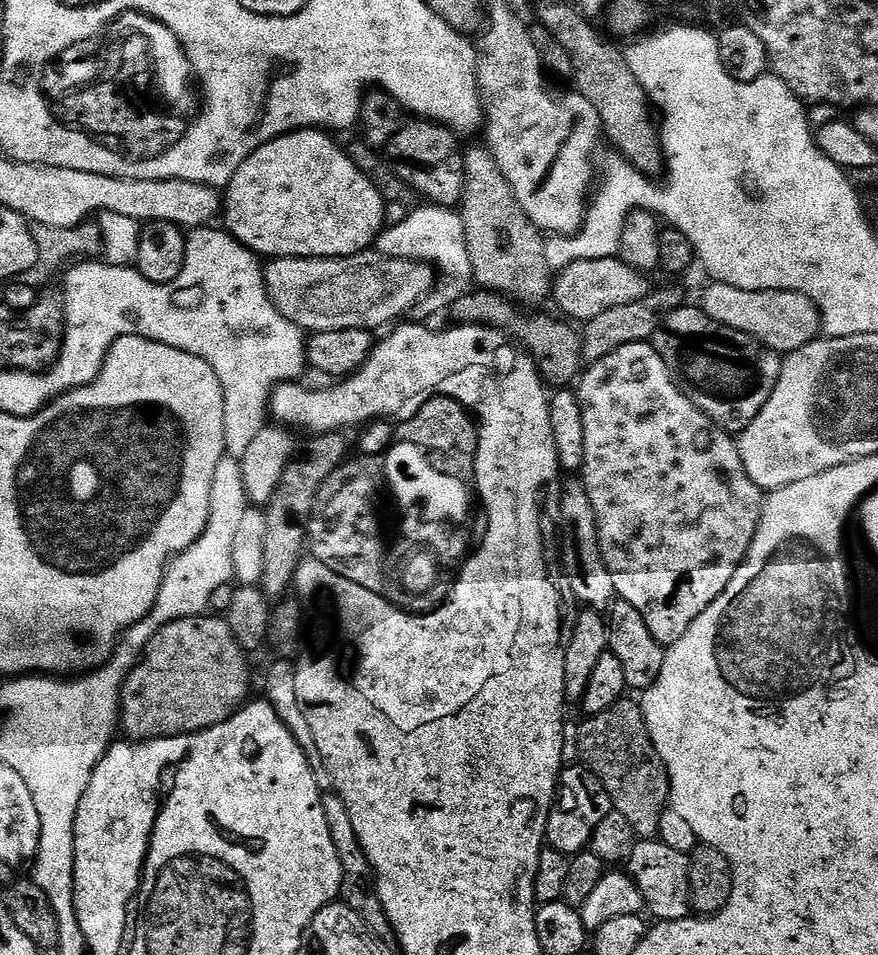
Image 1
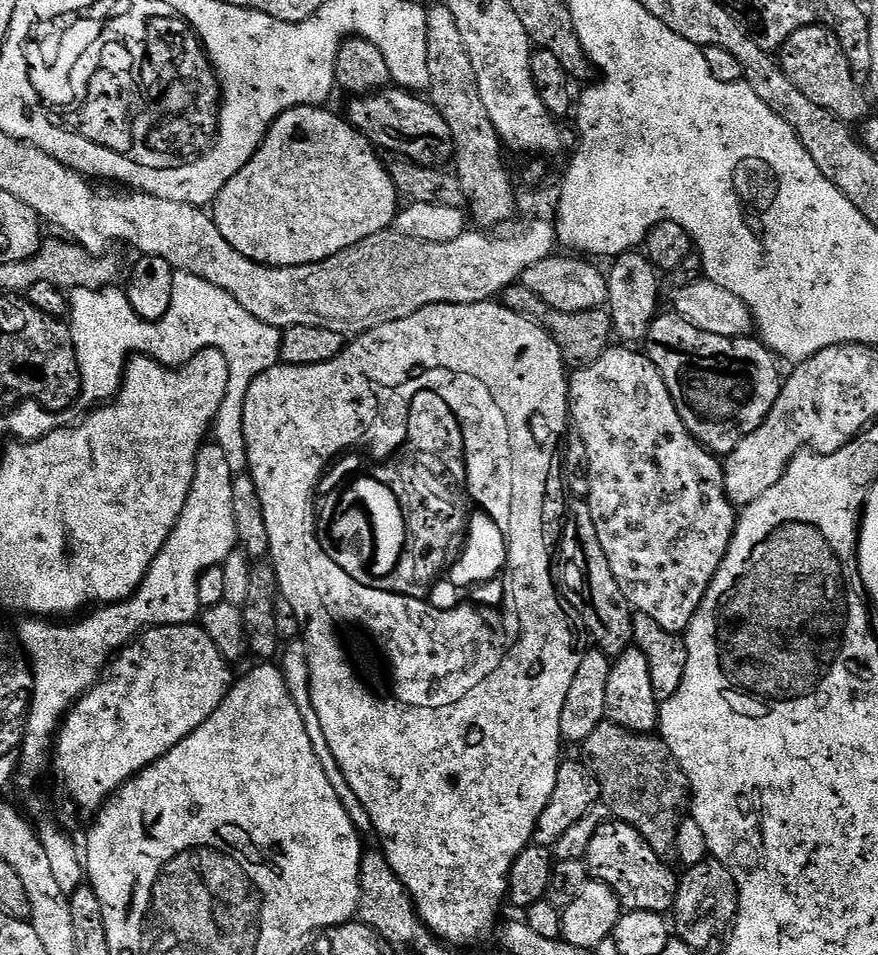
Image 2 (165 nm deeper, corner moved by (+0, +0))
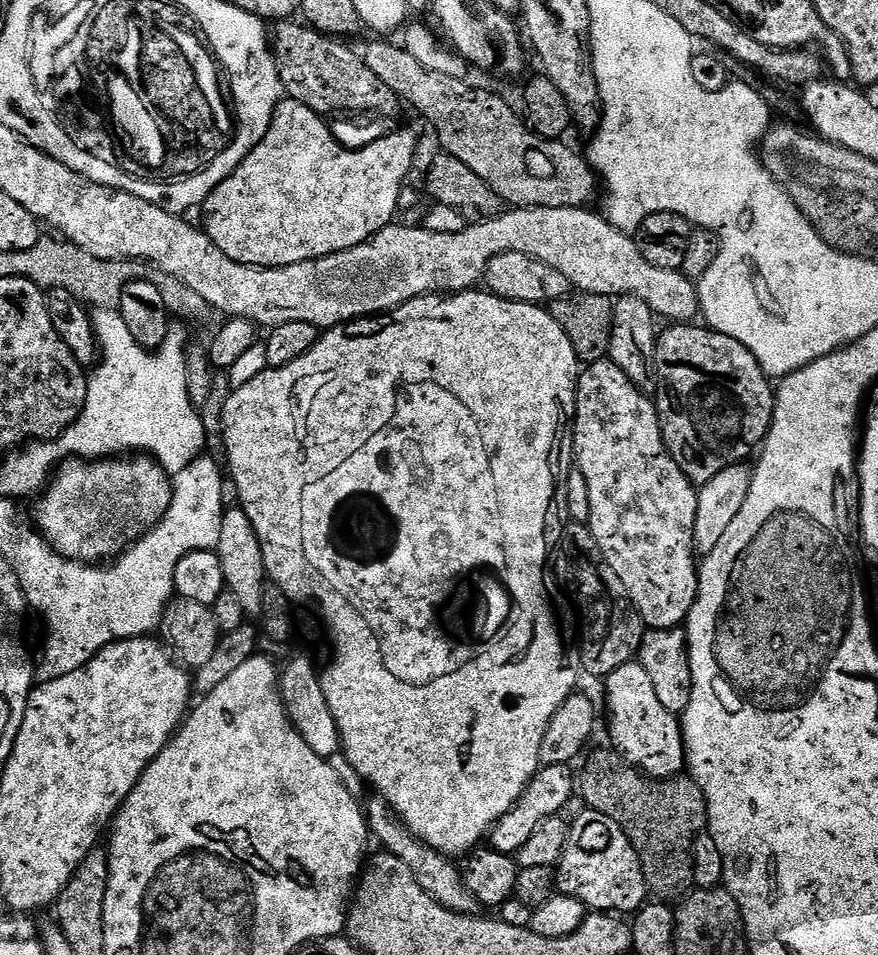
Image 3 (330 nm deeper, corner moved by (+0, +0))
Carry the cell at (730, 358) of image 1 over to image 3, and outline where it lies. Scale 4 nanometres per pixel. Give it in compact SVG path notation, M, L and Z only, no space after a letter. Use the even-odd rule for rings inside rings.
M676 322L659 333L654 363L654 403L660 416L664 445L672 461L693 485L702 486L730 465L747 461L755 444L756 447L763 445L772 424L776 398L773 385L768 385L771 384L769 377L742 342L734 342L734 338L726 338L726 334L715 332L713 328L696 326L692 322Z

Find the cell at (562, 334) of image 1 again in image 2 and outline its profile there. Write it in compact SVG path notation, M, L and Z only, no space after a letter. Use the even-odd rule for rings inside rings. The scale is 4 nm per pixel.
M522 282L505 288L501 292L500 300L504 307L539 323L541 328L551 334L555 344L560 348L567 369L575 370L593 365L611 345L610 338L612 339L614 333L612 319L607 309L578 312L556 310L538 298L532 290L526 289Z

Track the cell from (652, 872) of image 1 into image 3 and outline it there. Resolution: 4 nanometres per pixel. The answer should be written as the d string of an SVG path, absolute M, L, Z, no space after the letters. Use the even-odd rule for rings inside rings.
M584 810L580 817L577 815L573 819L572 830L568 834L568 845L564 847L564 853L560 856L554 880L561 893L573 896L575 900L584 904L585 909L596 914L635 914L644 907L650 896L640 855L634 850L630 838L626 838L618 822L606 818L606 814L591 810Z

